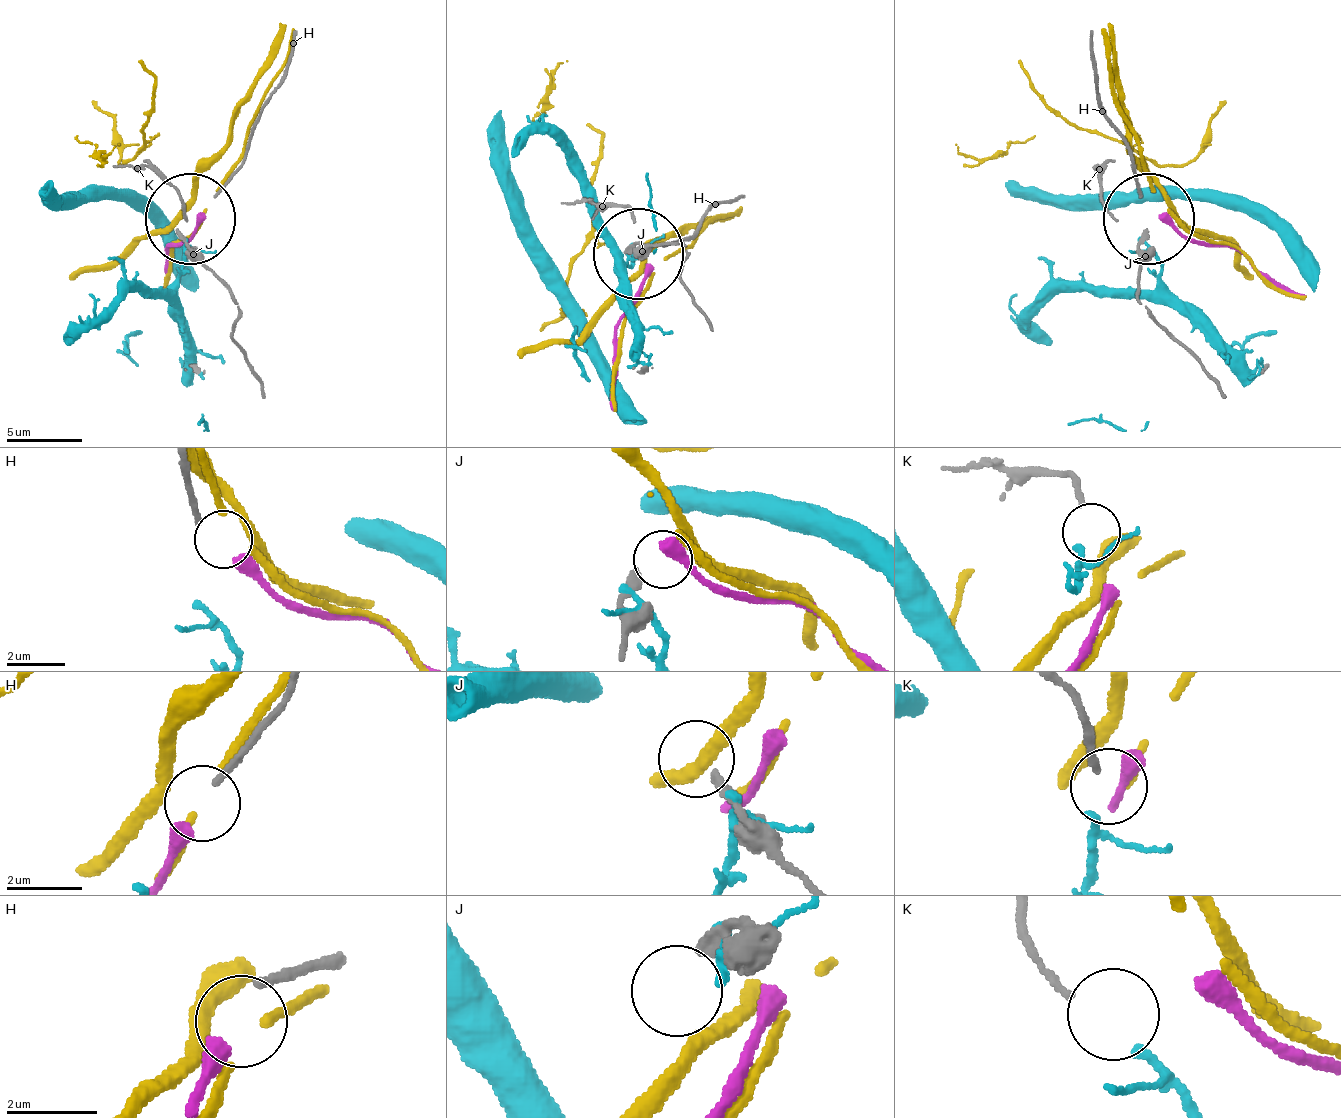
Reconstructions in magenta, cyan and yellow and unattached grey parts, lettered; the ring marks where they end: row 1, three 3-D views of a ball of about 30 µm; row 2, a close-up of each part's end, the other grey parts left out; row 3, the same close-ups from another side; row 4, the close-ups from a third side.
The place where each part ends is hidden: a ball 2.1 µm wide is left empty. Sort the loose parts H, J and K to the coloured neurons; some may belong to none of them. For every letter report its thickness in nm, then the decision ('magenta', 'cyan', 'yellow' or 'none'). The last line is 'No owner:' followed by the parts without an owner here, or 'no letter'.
H: 180 nm thick; magenta
J: 300 nm thick; none
K: 160 nm thick; cyan
No owner: J

